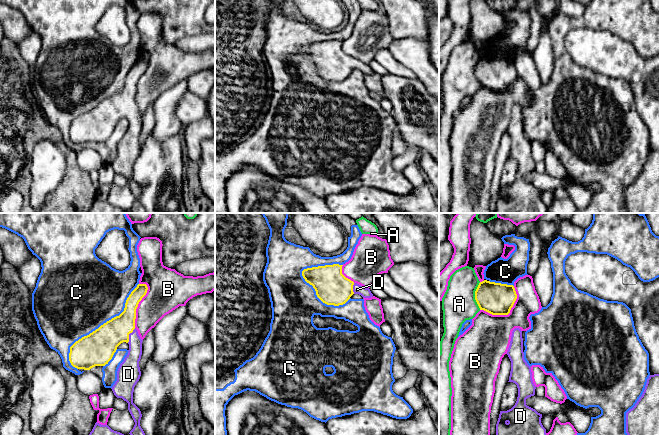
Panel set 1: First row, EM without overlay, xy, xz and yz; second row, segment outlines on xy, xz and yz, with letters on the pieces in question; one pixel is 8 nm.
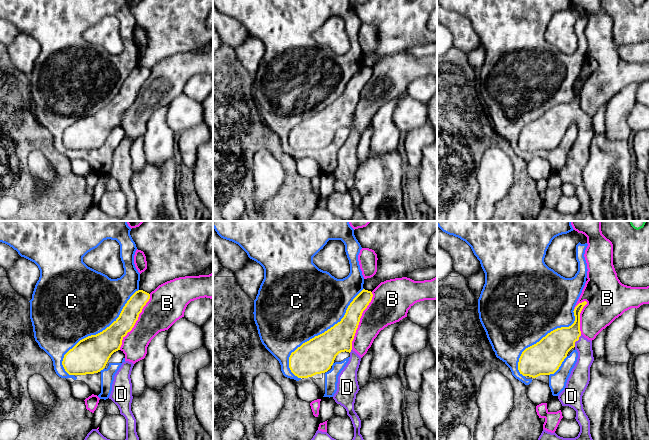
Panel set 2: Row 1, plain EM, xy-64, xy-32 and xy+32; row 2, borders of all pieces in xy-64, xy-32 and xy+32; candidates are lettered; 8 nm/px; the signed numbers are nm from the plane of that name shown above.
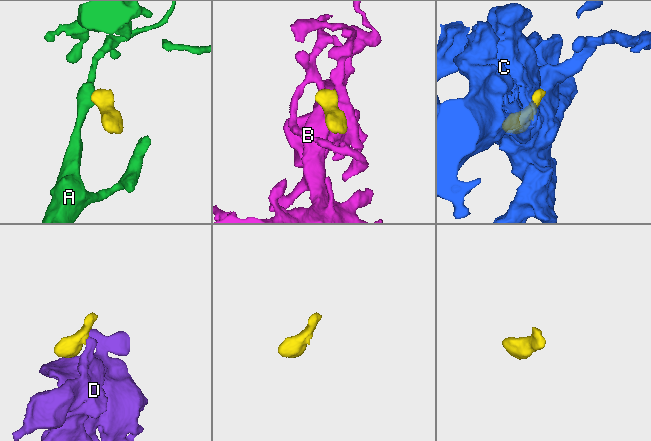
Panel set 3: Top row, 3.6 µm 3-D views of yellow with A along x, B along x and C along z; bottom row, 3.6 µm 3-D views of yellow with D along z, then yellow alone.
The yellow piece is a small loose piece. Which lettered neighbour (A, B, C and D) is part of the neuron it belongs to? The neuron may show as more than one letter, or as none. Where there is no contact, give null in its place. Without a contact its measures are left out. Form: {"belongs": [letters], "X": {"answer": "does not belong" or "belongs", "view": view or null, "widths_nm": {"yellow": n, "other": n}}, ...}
{"belongs": ["D"], "A": {"answer": "does not belong", "view": "yz", "widths_nm": {"yellow": 260, "other": 280}}, "B": {"answer": "does not belong", "view": "yz", "widths_nm": {"yellow": 260, "other": 360}}, "C": {"answer": "does not belong", "view": "xy", "widths_nm": {"yellow": 280, "other": 500}}, "D": {"answer": "belongs", "view": "xy", "widths_nm": {"yellow": 260, "other": 140}}}

